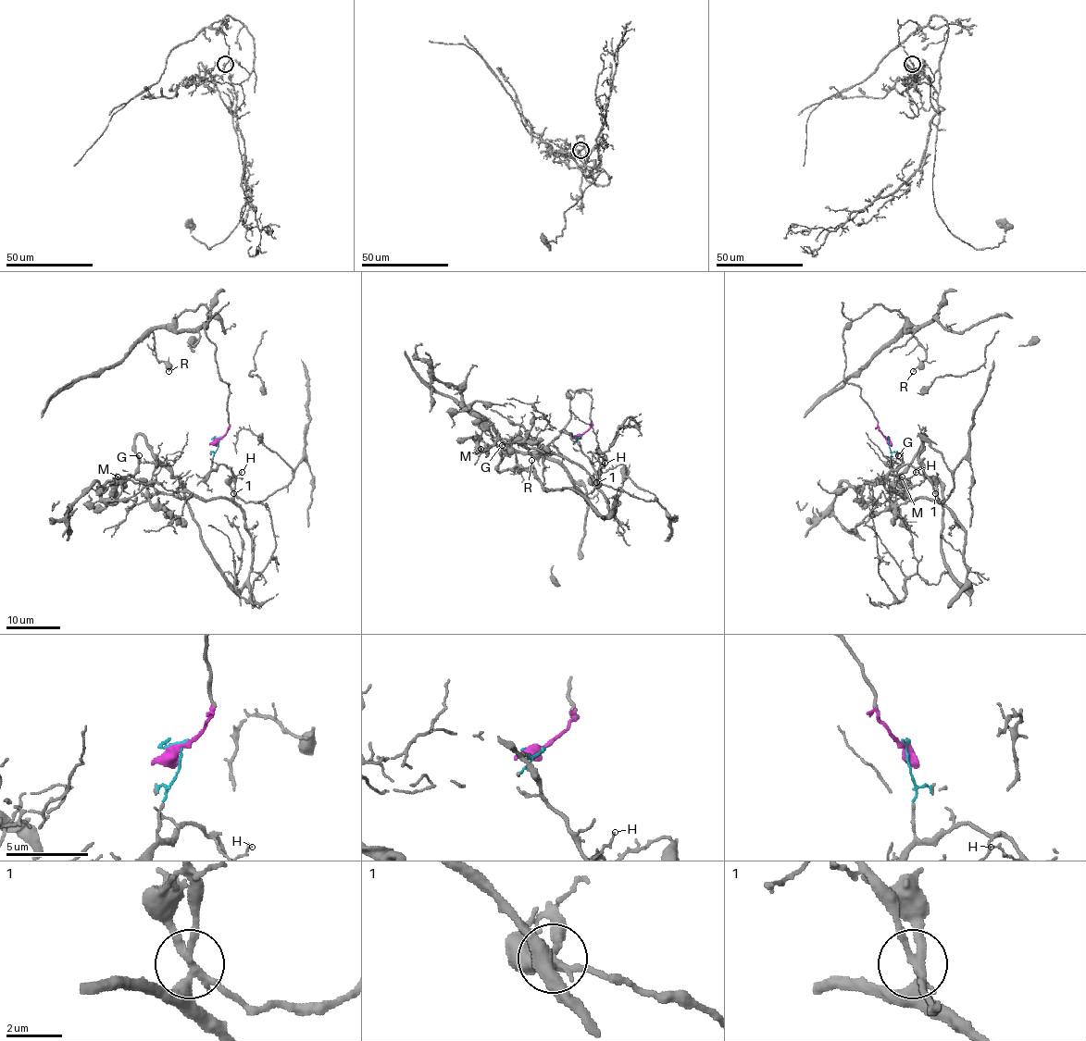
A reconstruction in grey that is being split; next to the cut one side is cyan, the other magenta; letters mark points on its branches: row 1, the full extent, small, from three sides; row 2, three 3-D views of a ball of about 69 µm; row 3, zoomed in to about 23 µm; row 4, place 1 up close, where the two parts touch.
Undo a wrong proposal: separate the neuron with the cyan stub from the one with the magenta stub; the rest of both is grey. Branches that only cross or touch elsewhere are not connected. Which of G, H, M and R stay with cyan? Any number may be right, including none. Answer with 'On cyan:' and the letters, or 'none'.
On cyan: G, H, M

